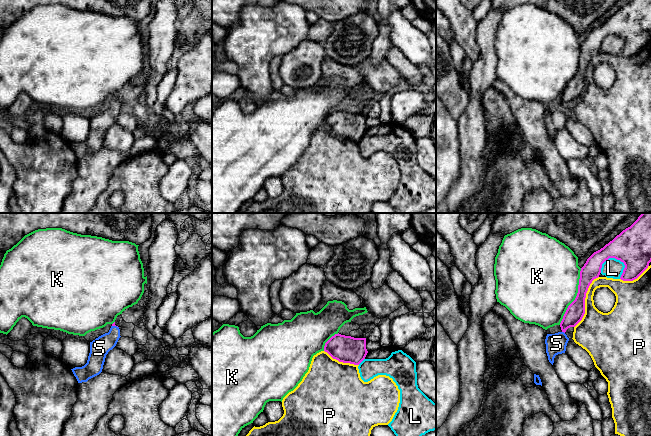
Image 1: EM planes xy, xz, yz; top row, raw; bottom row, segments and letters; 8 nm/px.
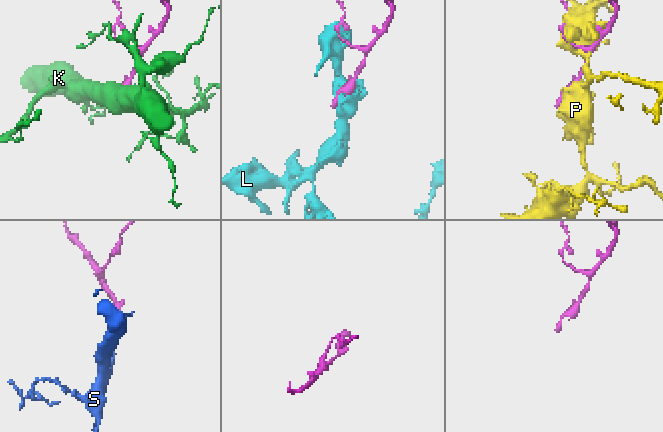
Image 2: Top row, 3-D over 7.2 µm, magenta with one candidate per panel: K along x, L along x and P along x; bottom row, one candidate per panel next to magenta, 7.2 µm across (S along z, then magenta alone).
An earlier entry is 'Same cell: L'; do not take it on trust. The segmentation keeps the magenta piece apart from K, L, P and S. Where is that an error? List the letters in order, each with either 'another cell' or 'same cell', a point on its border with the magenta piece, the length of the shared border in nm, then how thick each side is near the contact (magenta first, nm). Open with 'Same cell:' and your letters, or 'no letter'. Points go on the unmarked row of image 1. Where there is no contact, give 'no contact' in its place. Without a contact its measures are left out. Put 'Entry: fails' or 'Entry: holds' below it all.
Same cell: S
K: another cell; meets magenta in yz at (576, 72); contact 480 nm long; 150 nm thick on the magenta side, 480 nm on the other
L: another cell; meets magenta in yz at (609, 33); contact 220 nm long; 300 nm thick on the magenta side, 160 nm on the other
P: another cell; meets magenta in yz at (584, 77); contact 460 nm long; 140 nm thick on the magenta side, 280 nm on the other
S: same cell; meets magenta in yz at (563, 107); contact 30 nm long; 140 nm thick on the magenta side, 160 nm on the other
Entry: fails

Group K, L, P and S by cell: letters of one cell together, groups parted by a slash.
K / L / P / S

